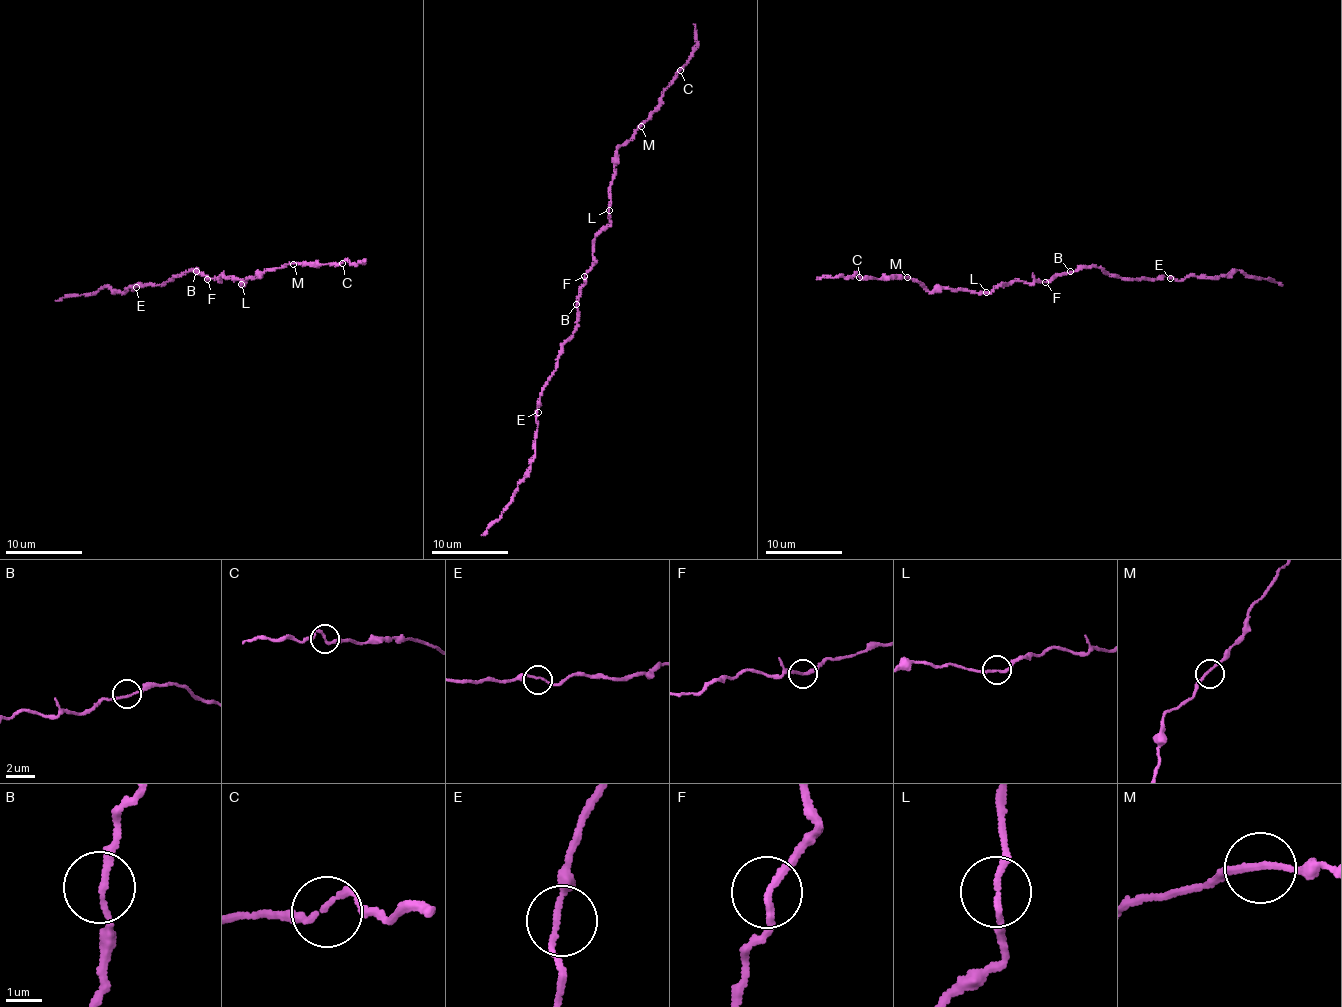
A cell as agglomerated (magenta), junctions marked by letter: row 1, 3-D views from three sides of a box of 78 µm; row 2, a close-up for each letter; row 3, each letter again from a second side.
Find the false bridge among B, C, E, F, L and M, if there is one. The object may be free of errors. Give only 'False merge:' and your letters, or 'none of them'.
False merge: none of them

